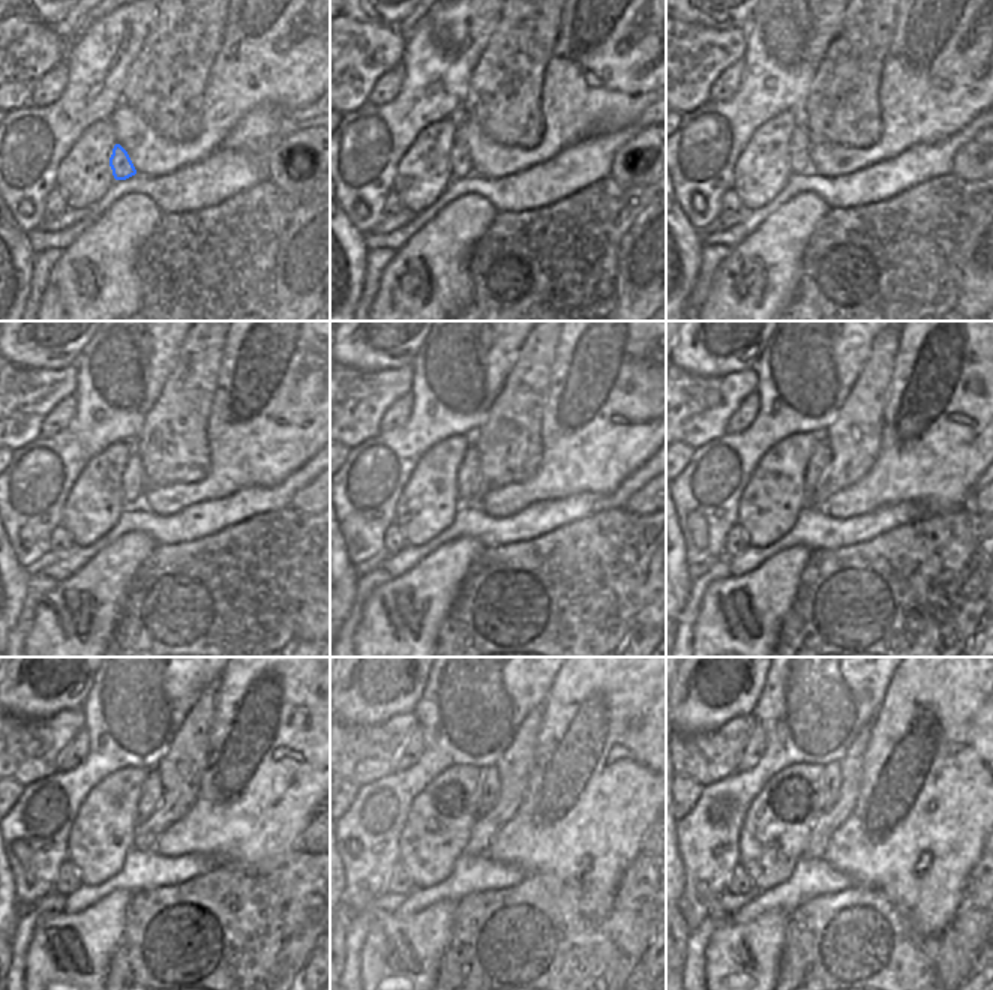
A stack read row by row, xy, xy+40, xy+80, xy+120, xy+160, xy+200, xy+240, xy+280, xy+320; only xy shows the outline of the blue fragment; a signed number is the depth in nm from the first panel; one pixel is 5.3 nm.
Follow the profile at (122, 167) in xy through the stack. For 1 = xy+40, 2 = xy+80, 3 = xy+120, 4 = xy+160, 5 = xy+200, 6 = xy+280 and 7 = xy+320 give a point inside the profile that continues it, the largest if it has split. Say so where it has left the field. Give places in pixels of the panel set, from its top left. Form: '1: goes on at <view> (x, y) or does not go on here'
1: goes on at xy+40 (461, 165)
2: goes on at xy+80 (801, 138)
3: goes on at xy+120 (132, 477)
4: goes on at xy+160 (470, 471)
5: goes on at xy+200 (819, 461)
6: goes on at xy+280 (489, 791)
7: goes on at xy+320 (831, 780)

